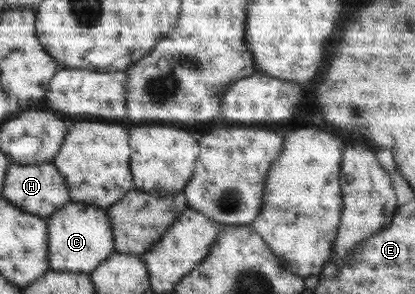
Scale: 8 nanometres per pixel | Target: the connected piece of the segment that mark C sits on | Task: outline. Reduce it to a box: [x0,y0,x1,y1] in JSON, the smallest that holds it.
[46,201,114,273]

